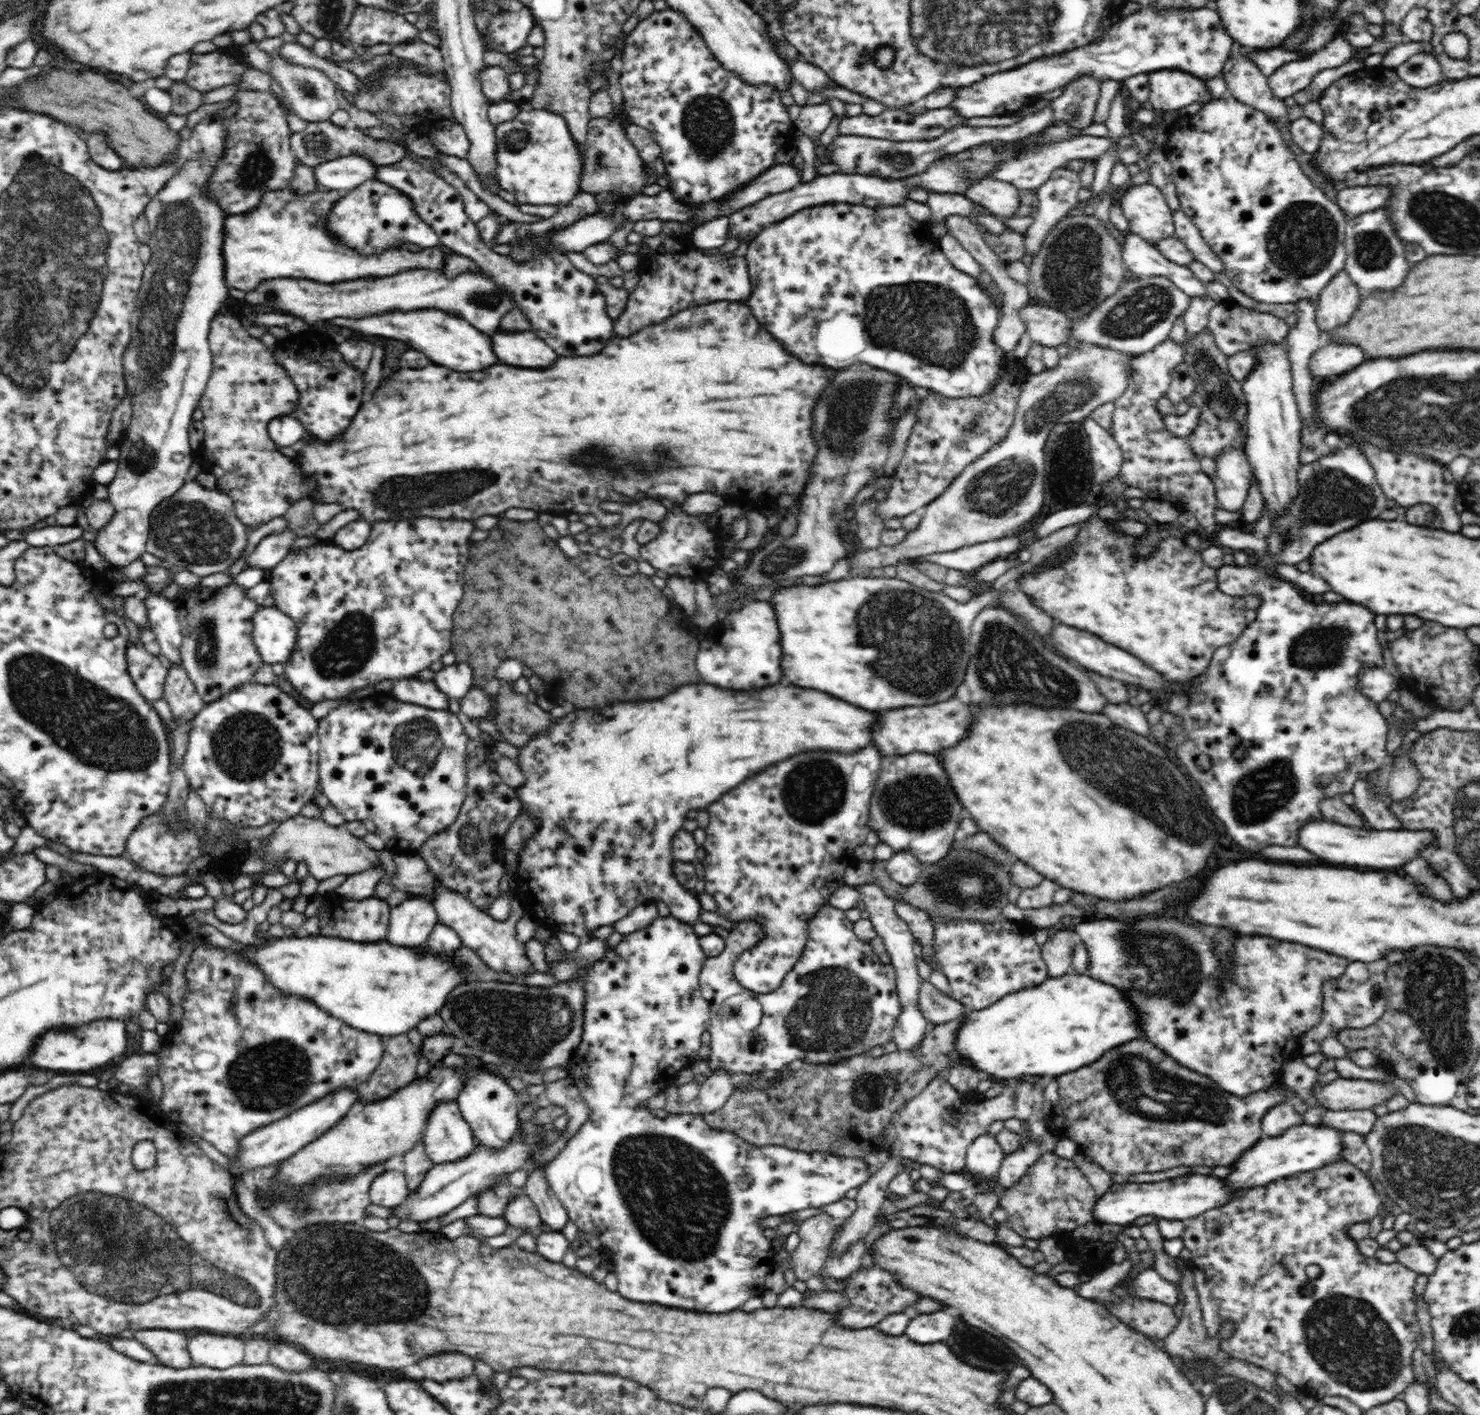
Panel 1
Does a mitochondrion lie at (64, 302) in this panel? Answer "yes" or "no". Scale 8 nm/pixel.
yes

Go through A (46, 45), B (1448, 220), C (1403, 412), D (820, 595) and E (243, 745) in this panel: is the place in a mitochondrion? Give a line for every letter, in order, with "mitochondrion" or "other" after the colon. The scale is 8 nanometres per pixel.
A: other
B: mitochondrion
C: mitochondrion
D: other
E: mitochondrion

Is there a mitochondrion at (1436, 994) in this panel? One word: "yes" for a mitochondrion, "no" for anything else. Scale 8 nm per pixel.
yes

